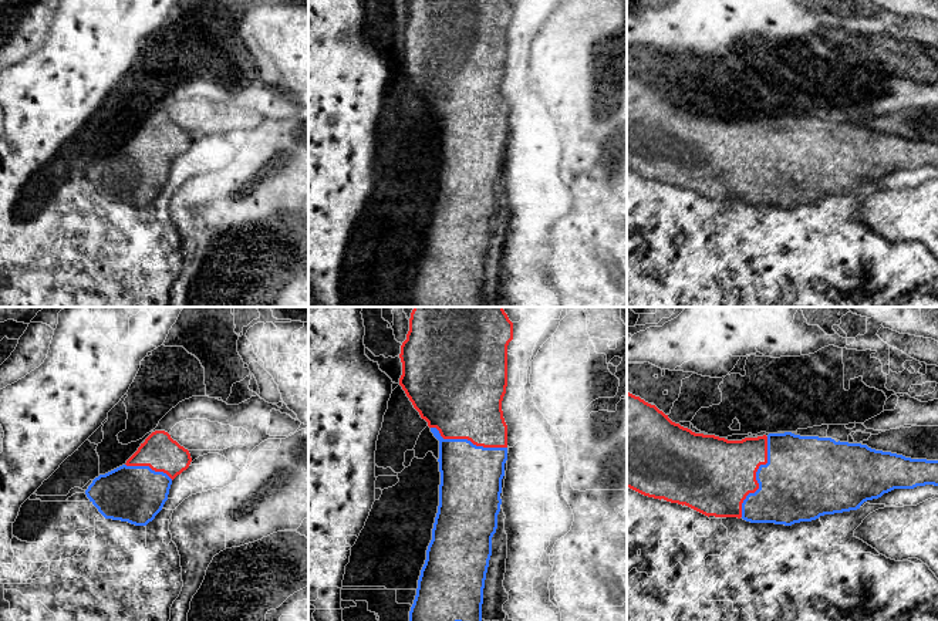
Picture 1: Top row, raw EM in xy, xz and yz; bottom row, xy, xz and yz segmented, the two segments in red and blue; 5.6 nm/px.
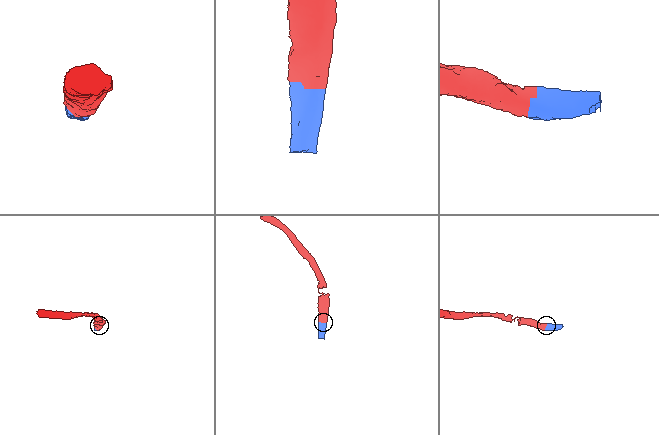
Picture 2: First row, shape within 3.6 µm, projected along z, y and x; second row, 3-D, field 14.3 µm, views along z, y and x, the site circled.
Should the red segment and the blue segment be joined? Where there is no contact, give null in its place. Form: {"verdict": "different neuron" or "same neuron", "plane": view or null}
{"verdict": "same neuron", "plane": "yz"}

